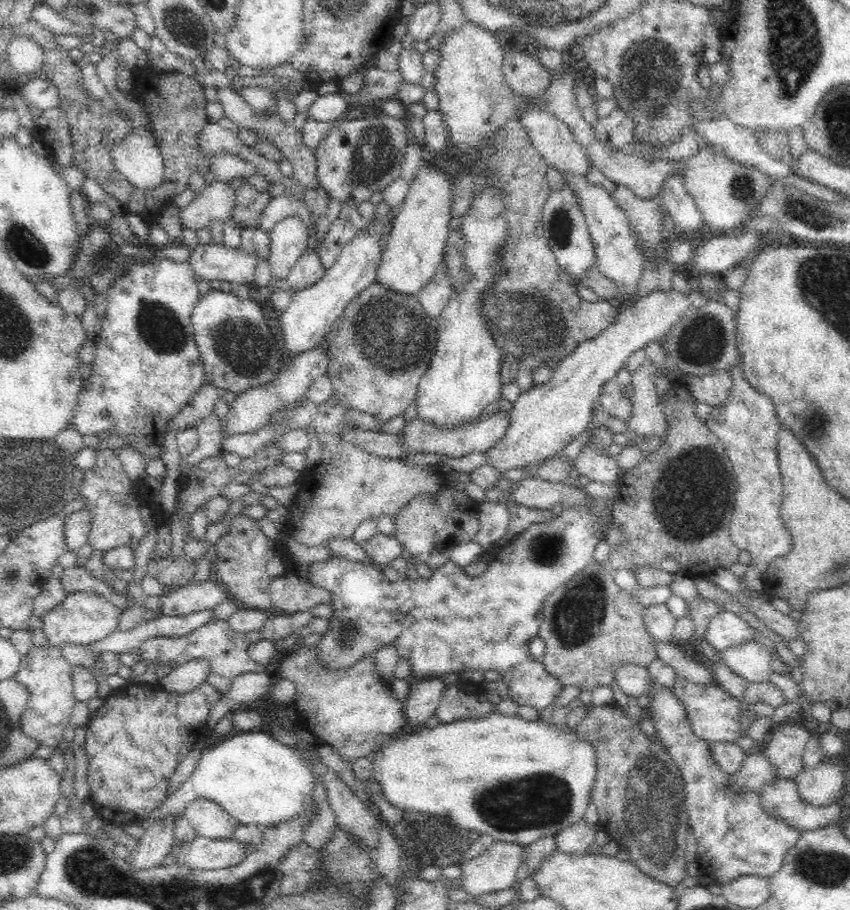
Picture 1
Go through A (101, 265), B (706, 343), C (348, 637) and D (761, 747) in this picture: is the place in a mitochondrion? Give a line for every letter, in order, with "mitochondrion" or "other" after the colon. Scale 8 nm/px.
A: mitochondrion
B: mitochondrion
C: mitochondrion
D: other

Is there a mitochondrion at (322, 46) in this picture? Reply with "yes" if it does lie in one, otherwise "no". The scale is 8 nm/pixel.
no

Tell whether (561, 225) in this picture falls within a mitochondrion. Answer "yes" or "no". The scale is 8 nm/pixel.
yes

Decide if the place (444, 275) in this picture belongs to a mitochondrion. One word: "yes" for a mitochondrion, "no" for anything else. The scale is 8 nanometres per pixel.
no

